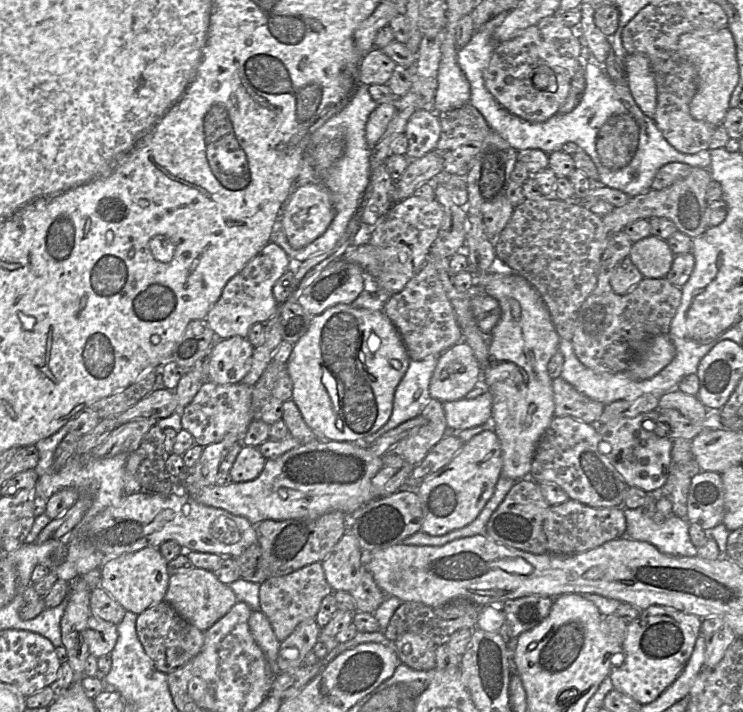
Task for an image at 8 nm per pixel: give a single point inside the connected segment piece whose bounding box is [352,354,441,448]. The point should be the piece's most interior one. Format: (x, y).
(411, 396)

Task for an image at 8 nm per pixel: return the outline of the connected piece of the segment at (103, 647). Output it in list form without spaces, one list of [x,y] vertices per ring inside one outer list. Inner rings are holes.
[[[90,616],[85,630],[89,653],[96,658],[110,655],[117,642],[117,625]]]

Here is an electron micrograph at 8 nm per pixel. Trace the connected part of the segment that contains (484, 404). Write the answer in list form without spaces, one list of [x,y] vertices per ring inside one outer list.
[[[489,390],[473,399],[443,403],[447,426],[457,431],[473,428],[492,420],[493,396]]]

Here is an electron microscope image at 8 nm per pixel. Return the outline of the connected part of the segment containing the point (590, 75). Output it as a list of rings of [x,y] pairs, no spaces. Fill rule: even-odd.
[[[503,11],[476,30],[470,41],[457,50],[457,62],[462,72],[470,83],[469,103],[475,107],[485,118],[492,129],[504,138],[515,150],[540,149],[547,154],[552,151],[559,151],[561,145],[566,142],[575,143],[584,153],[586,153],[595,164],[599,179],[607,187],[618,189],[630,197],[647,193],[651,189],[653,179],[657,171],[664,165],[671,162],[680,162],[705,158],[704,151],[696,154],[684,154],[674,149],[663,137],[660,130],[655,125],[653,119],[646,116],[633,99],[628,85],[616,85],[603,70],[603,66],[598,63],[582,62],[585,72],[585,89],[579,104],[567,114],[556,114],[545,122],[529,122],[506,110],[498,103],[496,98],[486,88],[484,81],[484,71],[486,70],[493,51],[498,45],[494,41],[494,31],[499,27],[510,11]]]

